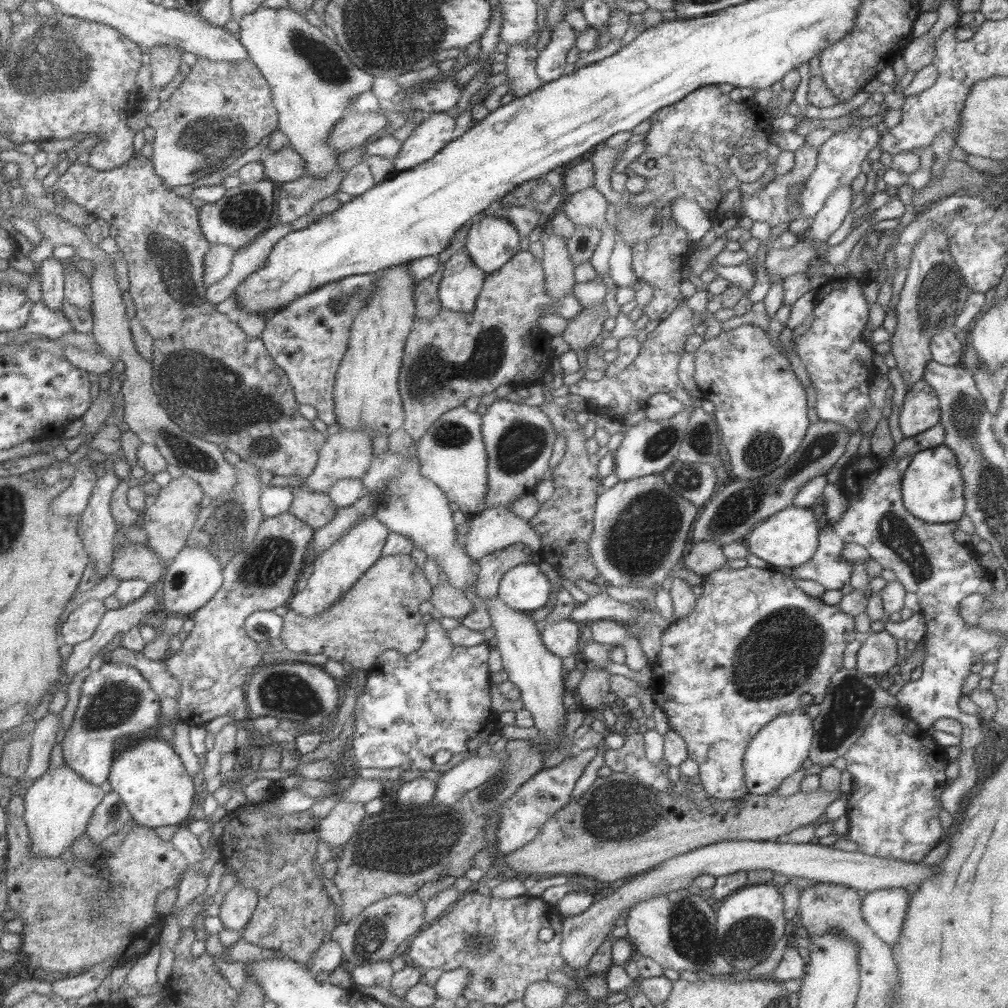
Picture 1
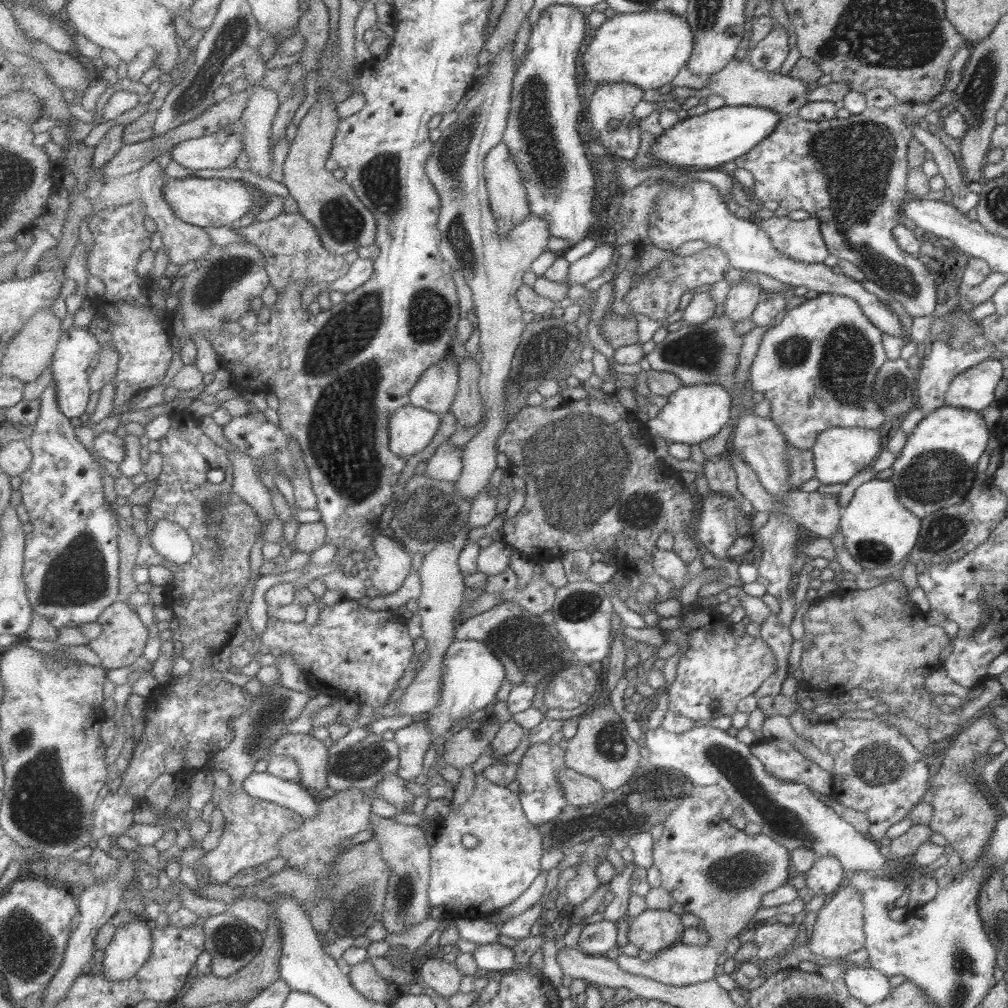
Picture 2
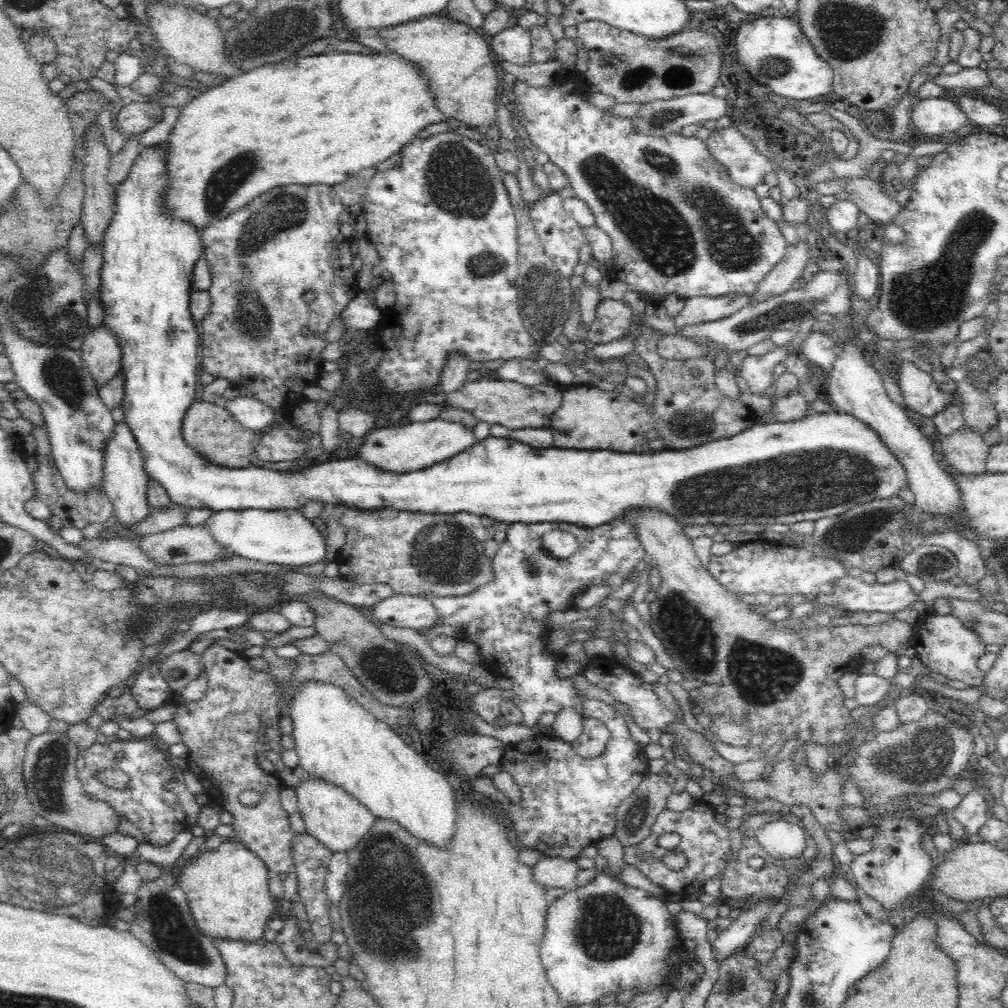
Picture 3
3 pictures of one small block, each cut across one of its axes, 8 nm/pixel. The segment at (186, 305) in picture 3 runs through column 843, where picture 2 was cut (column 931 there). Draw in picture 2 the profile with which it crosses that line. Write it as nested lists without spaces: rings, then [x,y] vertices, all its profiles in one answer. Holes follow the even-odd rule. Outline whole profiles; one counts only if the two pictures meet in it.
[[[943,405],[925,414],[891,464],[892,476],[888,480],[894,485],[899,502],[920,519],[931,512],[940,512],[940,508],[961,502],[976,480],[975,466],[987,446],[990,434],[985,421],[977,411]]]

